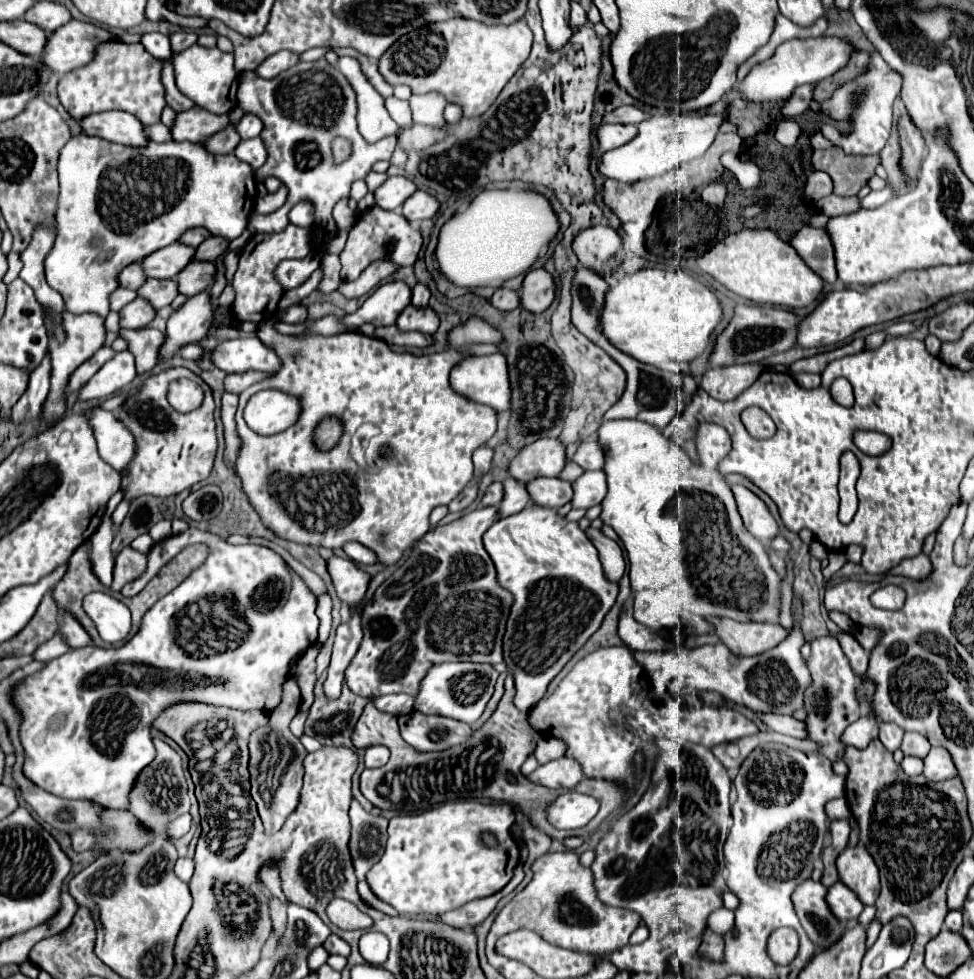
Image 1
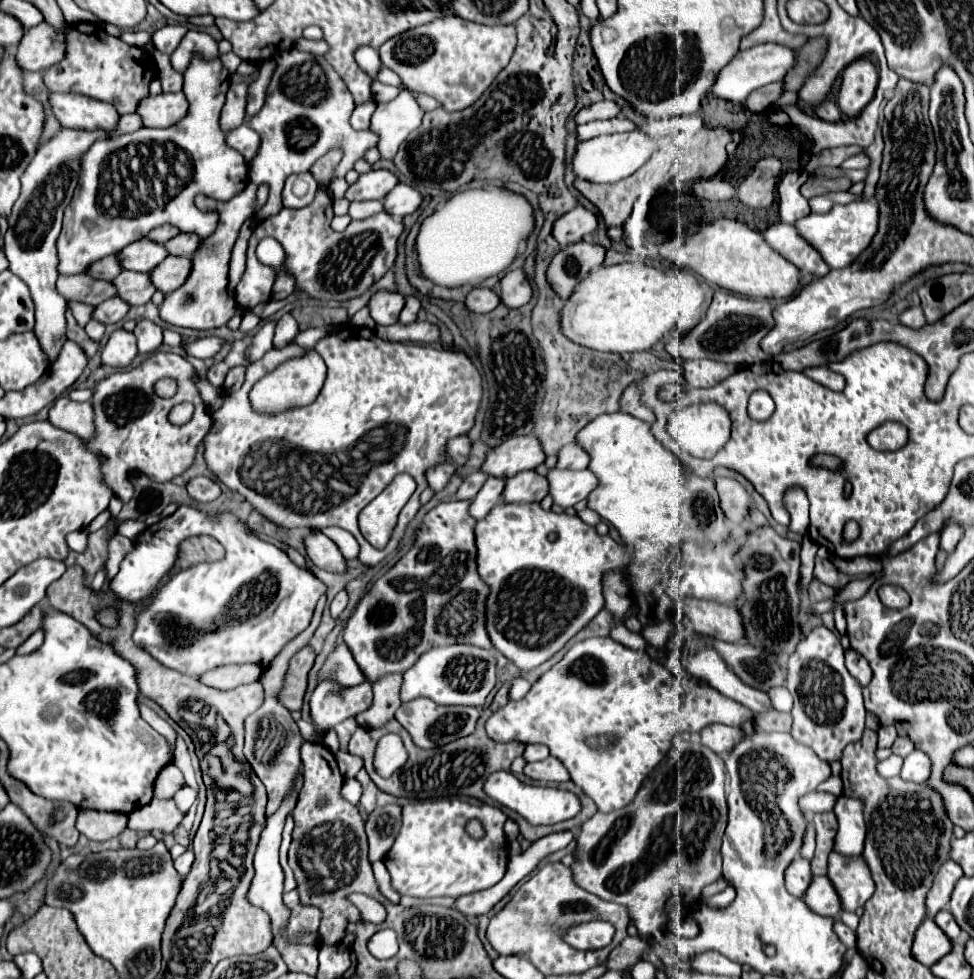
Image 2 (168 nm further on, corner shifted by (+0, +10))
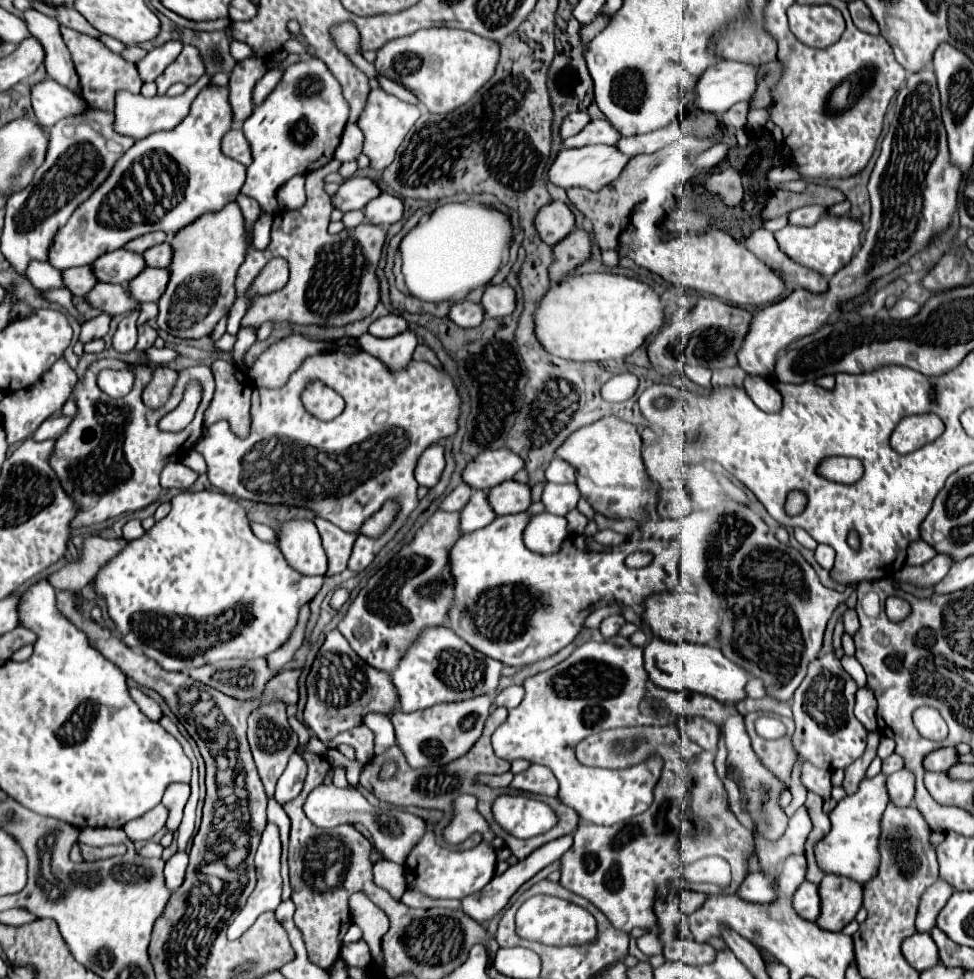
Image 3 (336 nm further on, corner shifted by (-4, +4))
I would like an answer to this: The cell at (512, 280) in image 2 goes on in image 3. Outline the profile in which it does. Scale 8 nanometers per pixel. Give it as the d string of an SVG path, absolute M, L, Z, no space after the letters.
M488 284L482 306L486 310L486 316L508 316L516 310L516 292L510 284Z

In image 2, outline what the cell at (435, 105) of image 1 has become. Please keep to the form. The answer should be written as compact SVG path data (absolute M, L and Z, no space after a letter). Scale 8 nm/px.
M402 90L390 102L376 102L376 110L370 120L370 130L378 136L376 148L380 156L392 160L402 140L406 140L406 134L418 128L422 116L424 110L406 90Z

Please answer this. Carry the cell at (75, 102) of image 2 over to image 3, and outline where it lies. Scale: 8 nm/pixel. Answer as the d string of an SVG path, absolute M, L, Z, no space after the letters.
M42 80L32 88L32 108L38 122L50 128L62 118L82 114L82 110L88 110L88 104L78 92L58 86L54 80Z

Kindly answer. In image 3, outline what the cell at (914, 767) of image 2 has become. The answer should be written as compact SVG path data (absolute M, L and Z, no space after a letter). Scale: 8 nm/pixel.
M906 768L894 772L888 776L888 794L890 800L896 802L898 806L910 806L914 798L914 774Z

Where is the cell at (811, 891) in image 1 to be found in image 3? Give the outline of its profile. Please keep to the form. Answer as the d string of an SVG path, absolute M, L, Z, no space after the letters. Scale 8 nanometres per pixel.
M788 856L782 864L780 876L778 876L778 890L792 898L798 886L806 880L806 858L804 856Z

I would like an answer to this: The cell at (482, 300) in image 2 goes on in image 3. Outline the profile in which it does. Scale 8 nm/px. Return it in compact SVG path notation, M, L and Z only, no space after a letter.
M464 300L464 302L458 302L452 306L448 318L462 328L476 328L484 320L484 310L482 310L482 304Z

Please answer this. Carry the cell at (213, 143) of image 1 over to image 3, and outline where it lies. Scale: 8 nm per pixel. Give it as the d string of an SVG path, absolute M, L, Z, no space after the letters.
M246 58L242 62L236 62L236 66L230 74L230 86L228 86L234 124L242 124L246 118L250 118L250 114L254 110L252 88L266 74L266 70L268 70L266 60Z

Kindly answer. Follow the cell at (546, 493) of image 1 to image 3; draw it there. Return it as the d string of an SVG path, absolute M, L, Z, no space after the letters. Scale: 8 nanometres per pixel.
M508 480L488 492L488 502L498 516L526 512L532 504L532 490L528 484Z

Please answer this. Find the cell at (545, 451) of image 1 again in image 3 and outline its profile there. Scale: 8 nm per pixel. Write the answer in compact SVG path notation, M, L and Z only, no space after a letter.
M484 450L466 466L462 478L472 488L490 490L506 480L512 480L522 468L522 458L518 458L518 454L512 454L512 450Z

